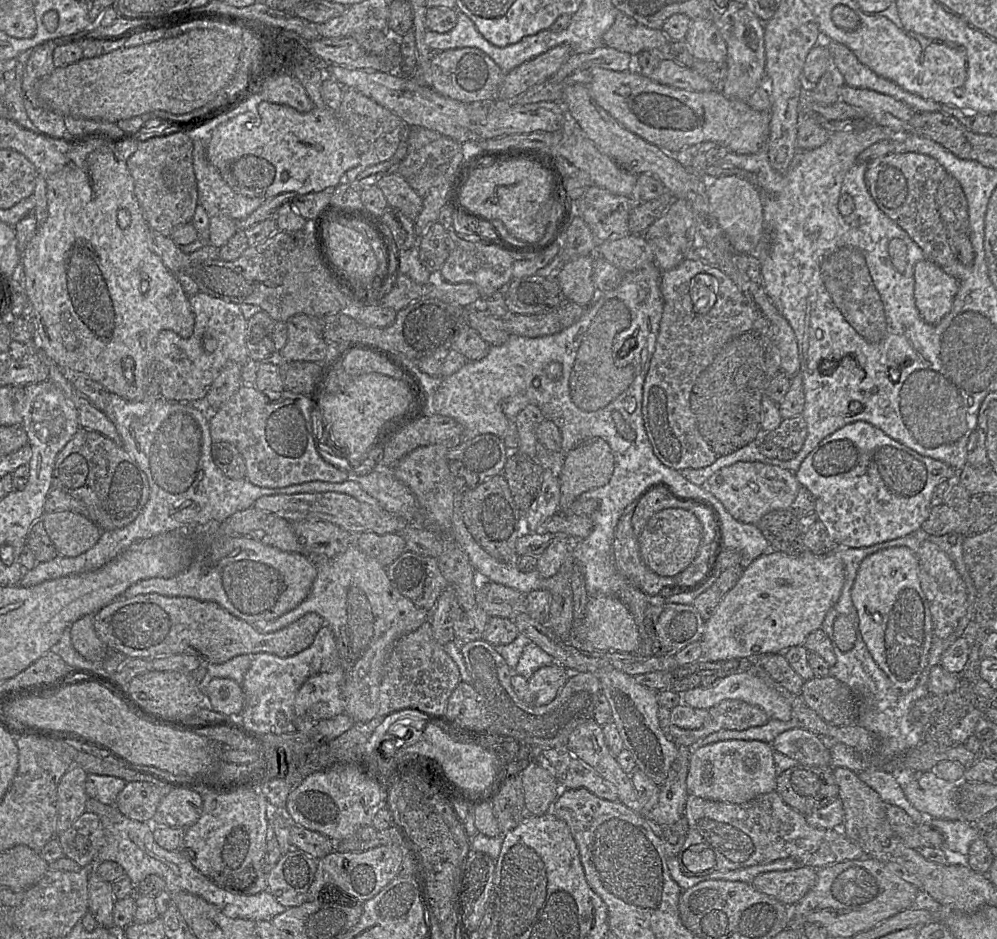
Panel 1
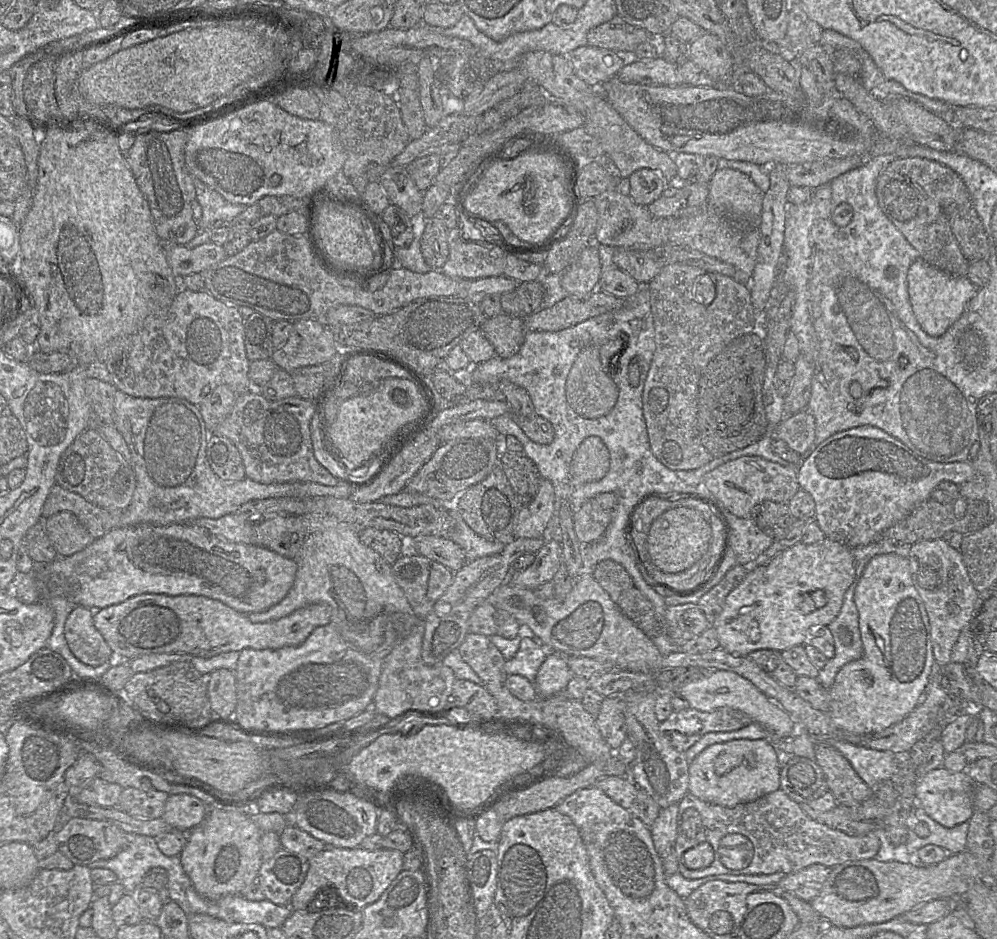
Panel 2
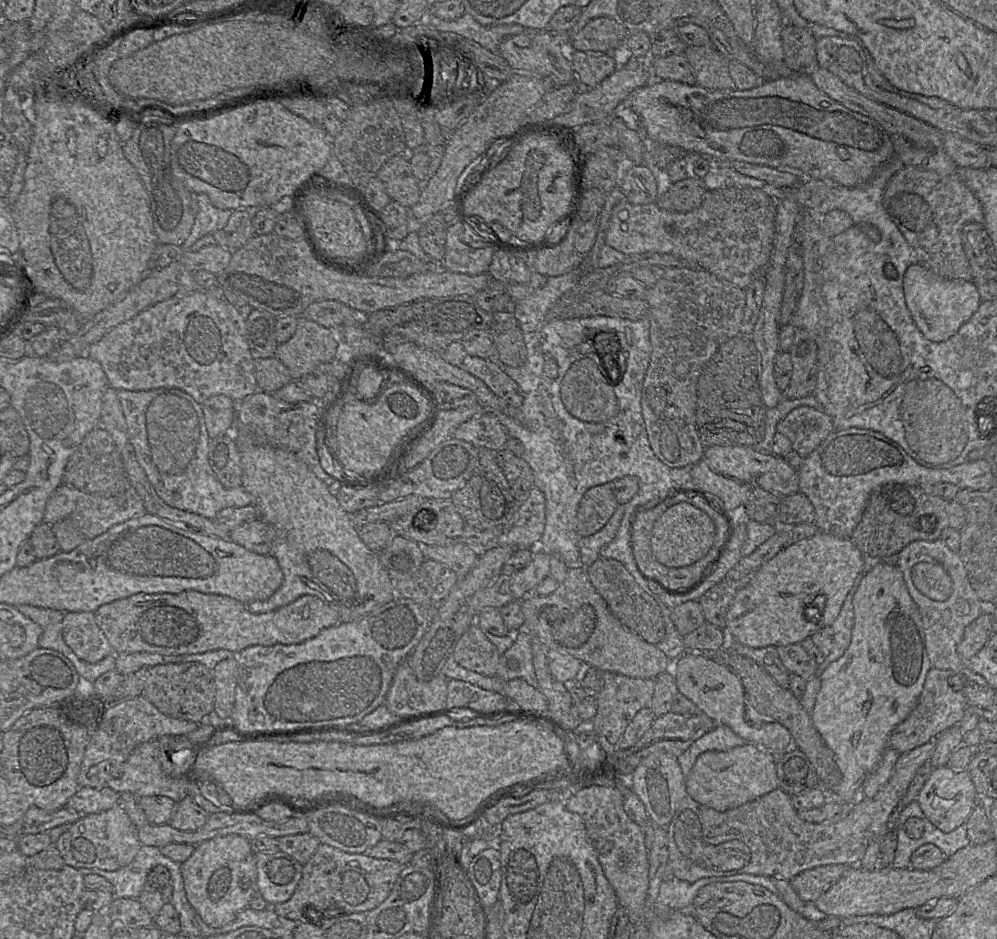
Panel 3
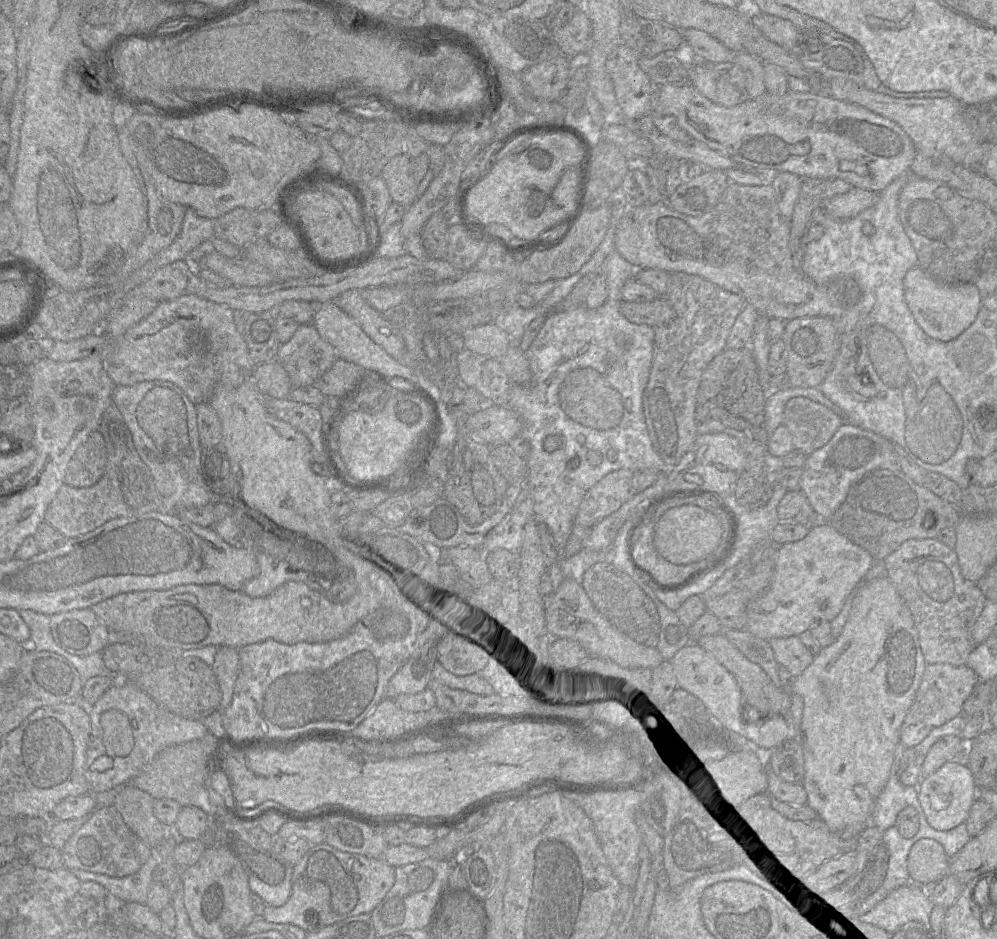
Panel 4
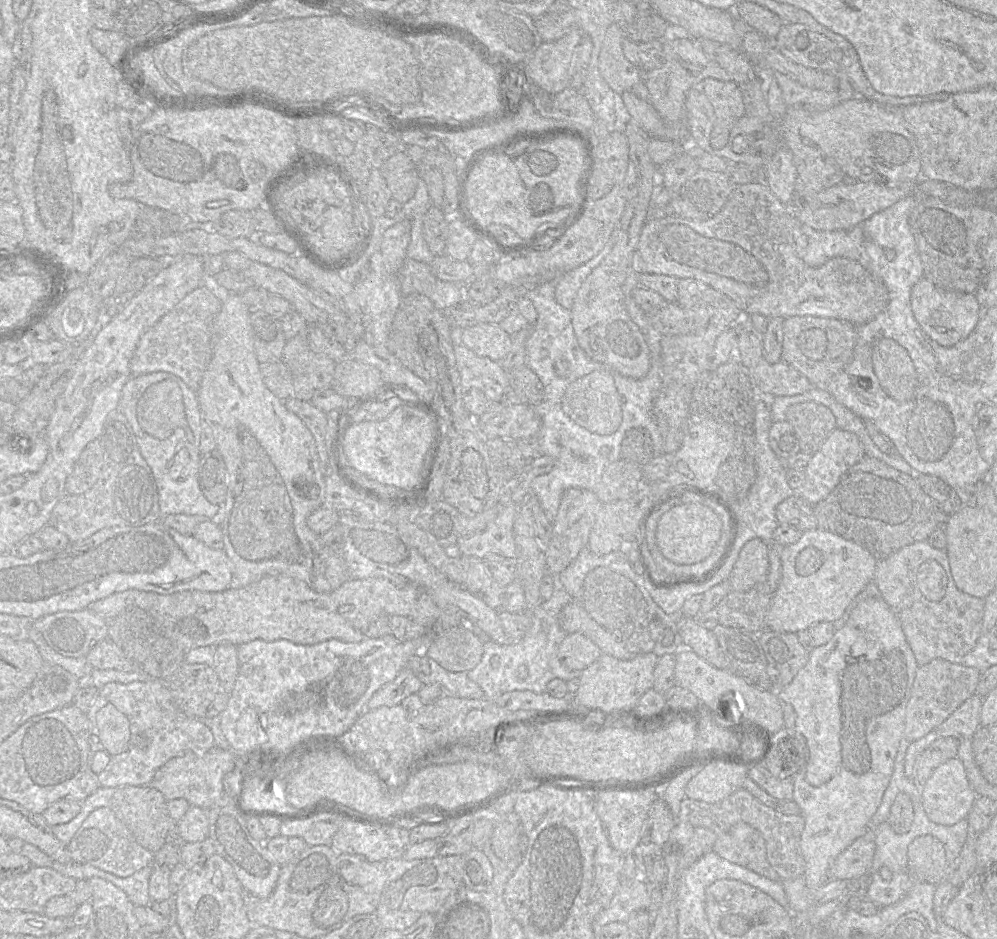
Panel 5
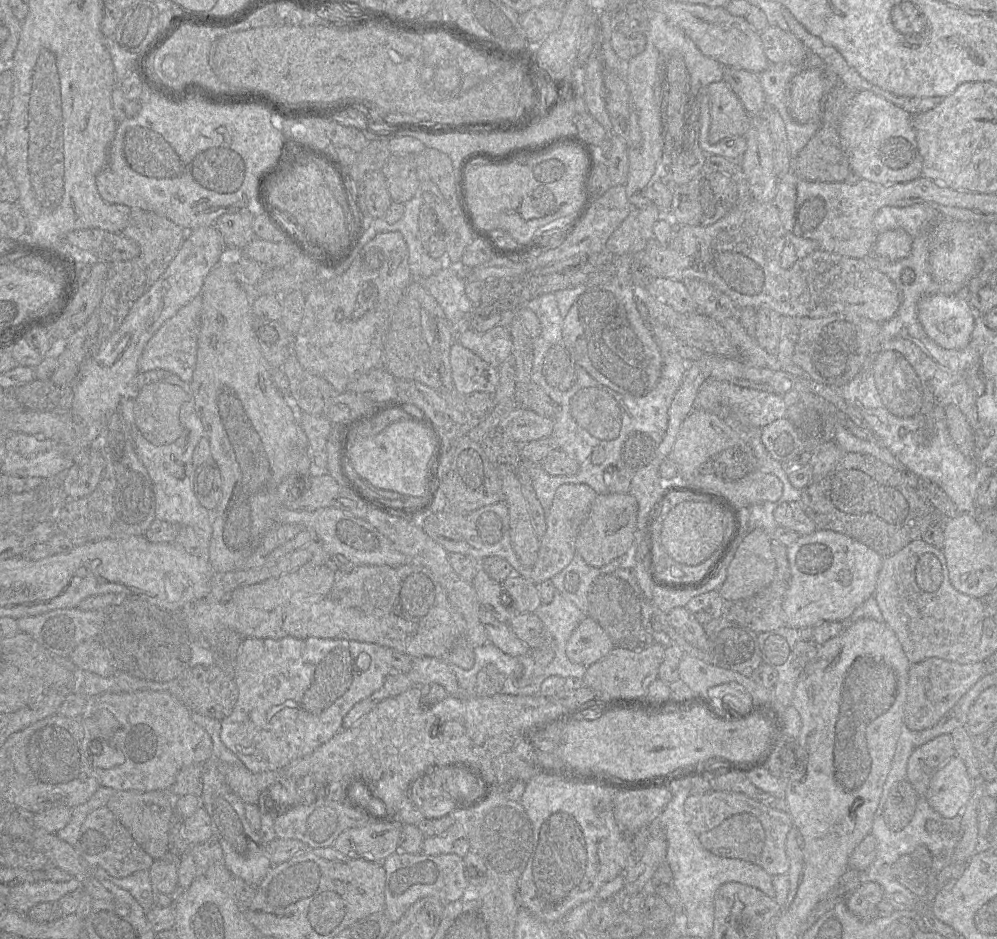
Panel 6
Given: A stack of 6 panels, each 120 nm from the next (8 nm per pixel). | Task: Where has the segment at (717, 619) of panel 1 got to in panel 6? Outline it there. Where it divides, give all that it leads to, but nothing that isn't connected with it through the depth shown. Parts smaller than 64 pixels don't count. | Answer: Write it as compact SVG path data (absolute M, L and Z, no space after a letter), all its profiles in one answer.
M816 530L787 547L790 583L783 599L785 626L813 628L826 621L841 622L873 596L884 558L857 540L834 531Z

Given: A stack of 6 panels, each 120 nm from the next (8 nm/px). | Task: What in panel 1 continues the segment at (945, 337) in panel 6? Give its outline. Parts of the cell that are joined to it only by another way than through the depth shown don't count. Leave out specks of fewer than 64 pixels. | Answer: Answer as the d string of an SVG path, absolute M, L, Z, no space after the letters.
M929 259L915 265L914 279L915 303L921 317L928 324L938 324L952 309L958 281Z

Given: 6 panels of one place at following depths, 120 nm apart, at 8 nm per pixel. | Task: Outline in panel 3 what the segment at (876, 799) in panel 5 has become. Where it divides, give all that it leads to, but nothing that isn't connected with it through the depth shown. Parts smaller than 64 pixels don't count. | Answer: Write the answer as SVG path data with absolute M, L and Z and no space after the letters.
M879 563L873 567L862 578L852 603L854 625L851 642L844 654L820 674L821 686L810 714L814 727L834 753L842 774L840 785L831 792L826 791L826 803L855 803L859 799L866 777L878 765L888 747L890 733L916 706L926 674L932 668L925 649L921 614L897 566Z

